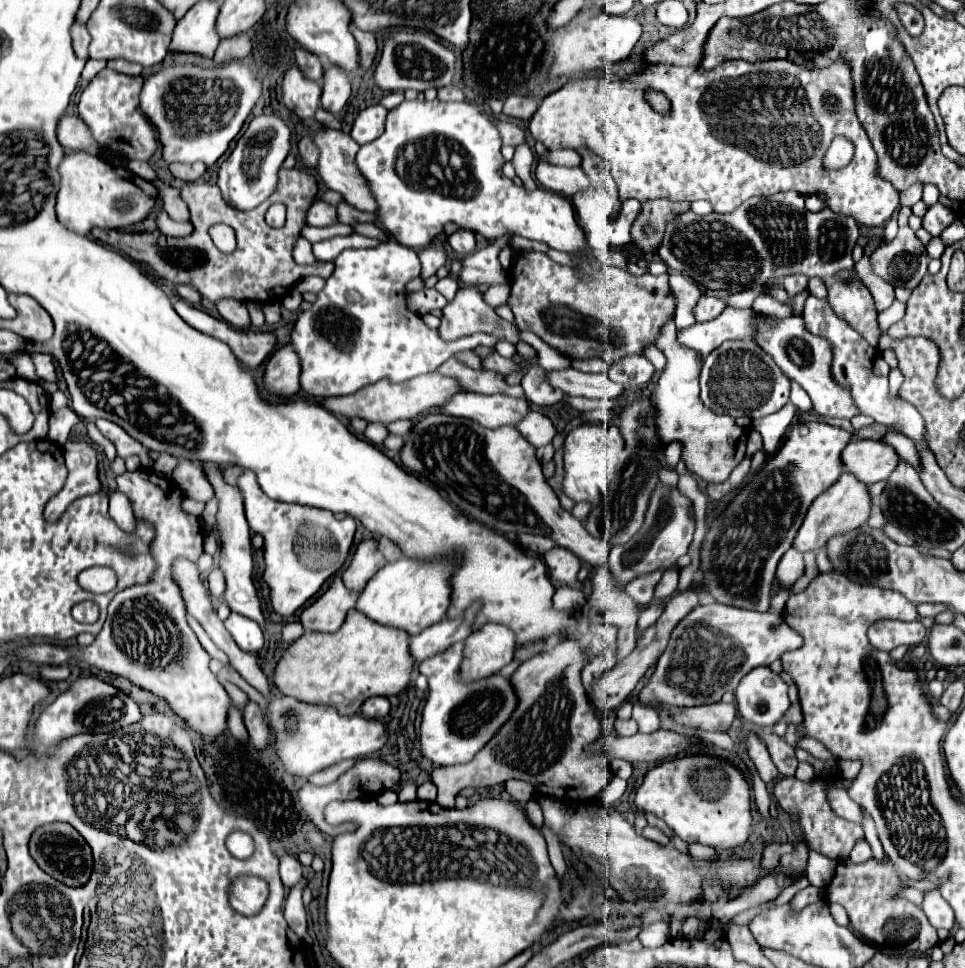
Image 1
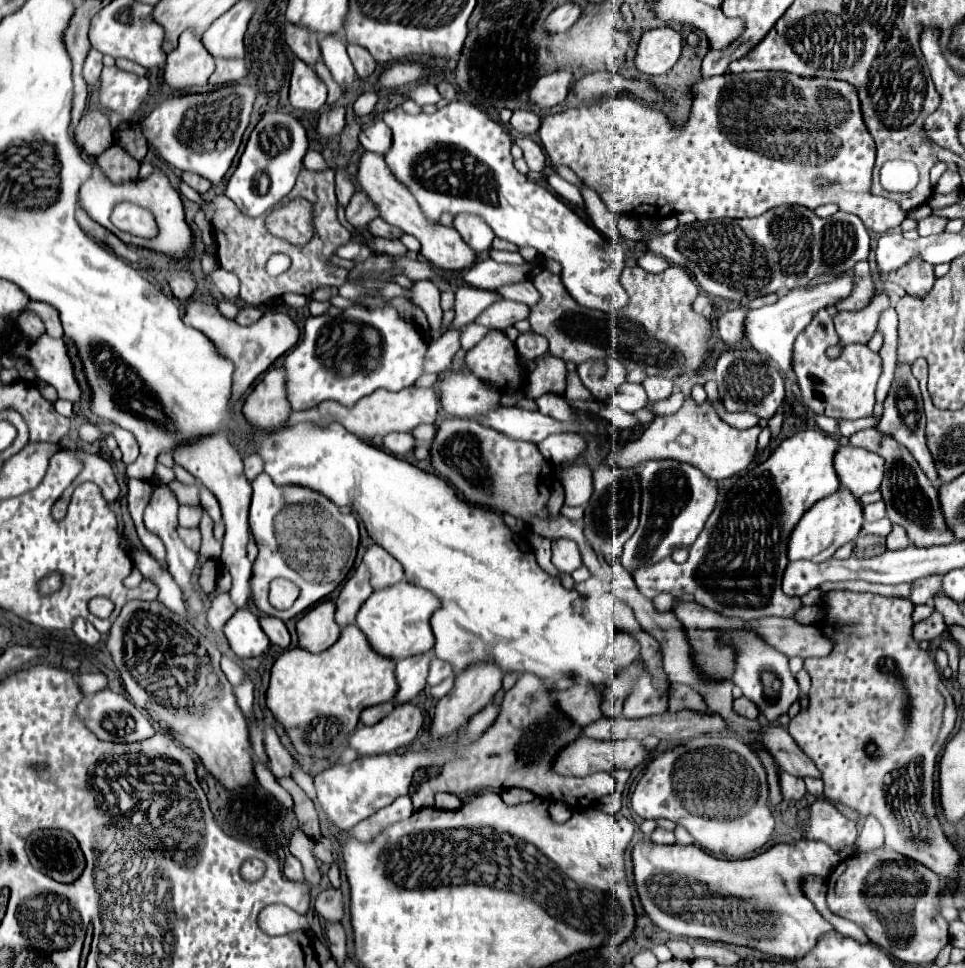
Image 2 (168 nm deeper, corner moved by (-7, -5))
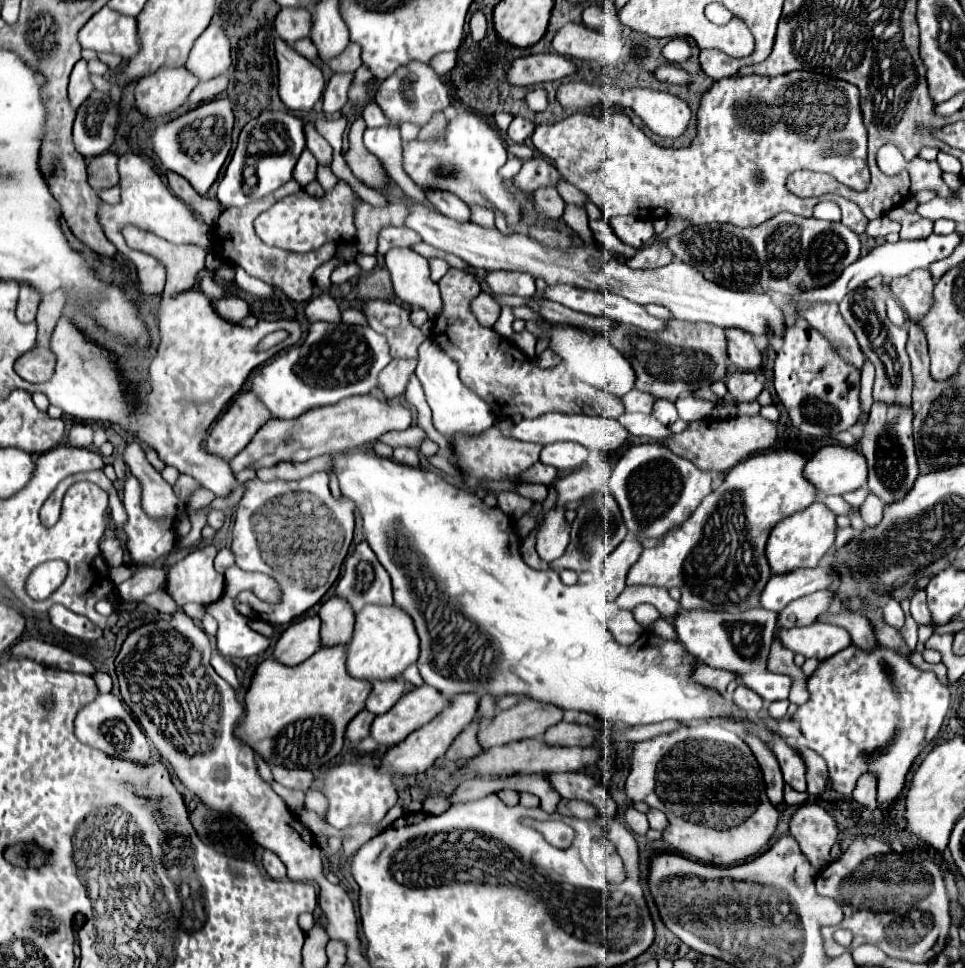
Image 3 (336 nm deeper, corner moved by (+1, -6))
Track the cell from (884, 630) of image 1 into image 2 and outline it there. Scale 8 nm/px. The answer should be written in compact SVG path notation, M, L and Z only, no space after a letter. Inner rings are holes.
M933 609L933 613L927 619L919 621L913 627L913 637L915 637L917 643L921 643L921 641L933 641L933 639L941 637L945 629L947 629L947 625L943 621L943 615L937 609Z

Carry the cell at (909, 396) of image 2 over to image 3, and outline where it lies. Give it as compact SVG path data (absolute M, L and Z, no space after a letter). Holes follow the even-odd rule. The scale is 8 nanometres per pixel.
M861 286L855 292L849 292L843 302L839 304L839 312L847 326L855 332L855 338L861 346L861 352L875 364L875 386L873 386L873 400L885 402L885 404L895 404L909 408L911 406L911 368L909 368L909 358L905 352L905 342L907 342L907 330L897 328L887 320L885 314L885 302L883 298L867 288Z

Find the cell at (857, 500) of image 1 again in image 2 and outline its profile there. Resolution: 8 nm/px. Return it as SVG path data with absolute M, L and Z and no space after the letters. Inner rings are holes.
M839 489L839 491L835 491L835 495L821 499L819 503L815 503L815 507L811 507L811 509L807 509L807 513L803 513L803 519L799 519L799 523L791 531L787 557L789 557L789 561L809 559L813 563L823 563L829 557L833 557L833 553L841 545L853 541L859 535L861 525L863 525L863 509L861 509L859 501L847 489Z

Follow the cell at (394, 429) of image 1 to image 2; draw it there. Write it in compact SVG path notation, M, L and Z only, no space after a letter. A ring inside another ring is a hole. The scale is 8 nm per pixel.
M423 425L423 427L415 427L411 431L411 435L417 439L417 441L425 441L425 443L431 443L435 439L435 425Z

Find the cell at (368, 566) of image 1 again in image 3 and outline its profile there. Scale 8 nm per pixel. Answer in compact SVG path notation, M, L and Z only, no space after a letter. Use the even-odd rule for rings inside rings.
M331 596L327 602L319 608L321 618L321 642L323 646L335 646L335 644L349 644L353 634L353 622L355 612L347 600L339 596Z

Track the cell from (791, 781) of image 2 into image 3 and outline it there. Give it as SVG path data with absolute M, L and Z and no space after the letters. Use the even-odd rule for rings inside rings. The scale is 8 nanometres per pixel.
M785 786L785 804L787 806L801 806L807 802L807 798L809 798L807 792L795 792L793 788Z

